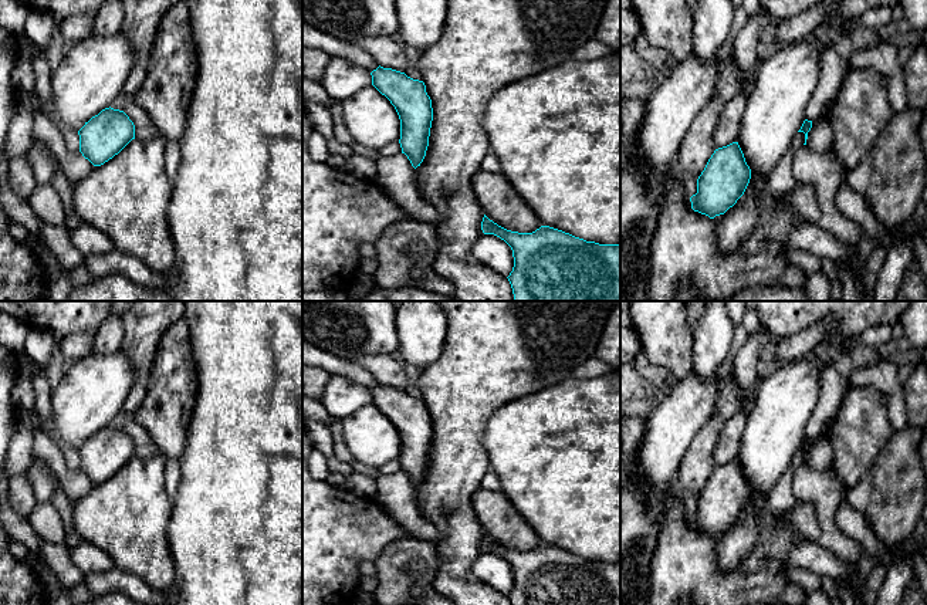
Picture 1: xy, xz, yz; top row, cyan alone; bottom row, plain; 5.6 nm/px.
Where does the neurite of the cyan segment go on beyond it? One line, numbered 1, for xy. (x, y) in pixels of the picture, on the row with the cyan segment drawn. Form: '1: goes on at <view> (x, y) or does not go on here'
1: does not go on here

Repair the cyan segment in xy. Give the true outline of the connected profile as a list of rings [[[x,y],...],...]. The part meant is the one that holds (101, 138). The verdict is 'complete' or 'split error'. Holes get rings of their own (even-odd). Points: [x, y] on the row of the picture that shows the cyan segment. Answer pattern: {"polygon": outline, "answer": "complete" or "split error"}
{"polygon": [[[109,107],[85,122],[78,135],[82,156],[101,166],[135,139],[135,125],[124,111]]], "answer": "complete"}

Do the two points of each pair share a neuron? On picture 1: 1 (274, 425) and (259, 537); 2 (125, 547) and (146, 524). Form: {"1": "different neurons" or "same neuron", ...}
{"1": "same neuron", "2": "same neuron"}

